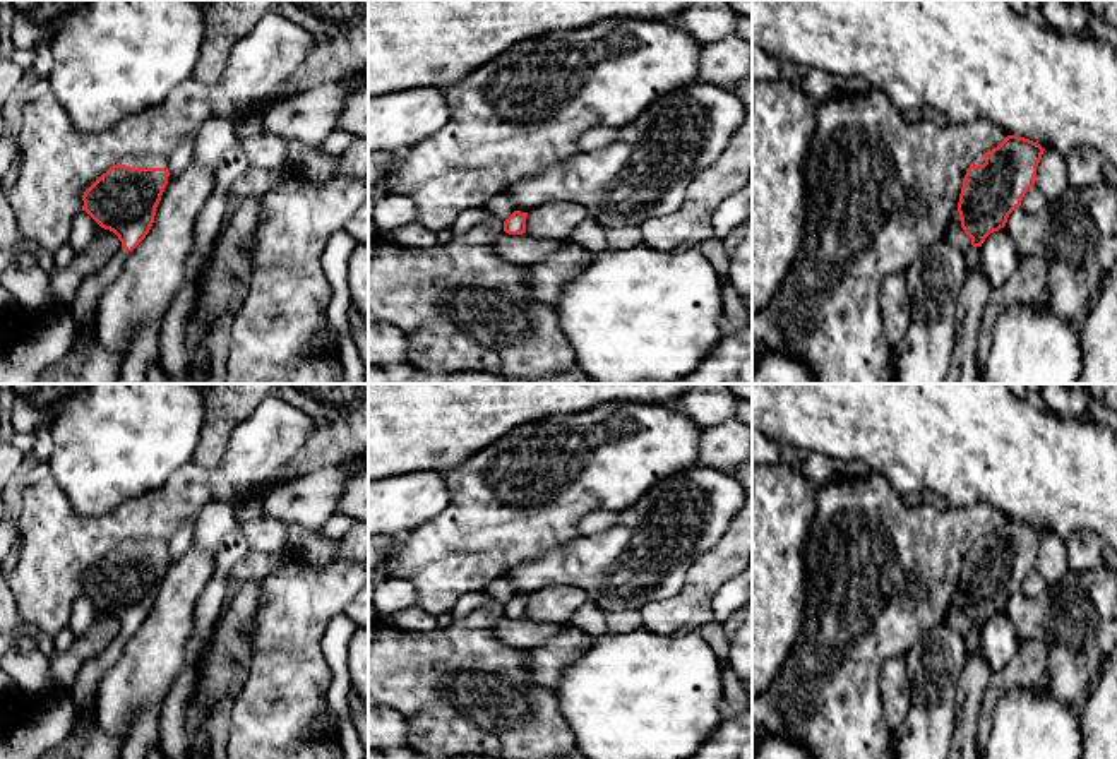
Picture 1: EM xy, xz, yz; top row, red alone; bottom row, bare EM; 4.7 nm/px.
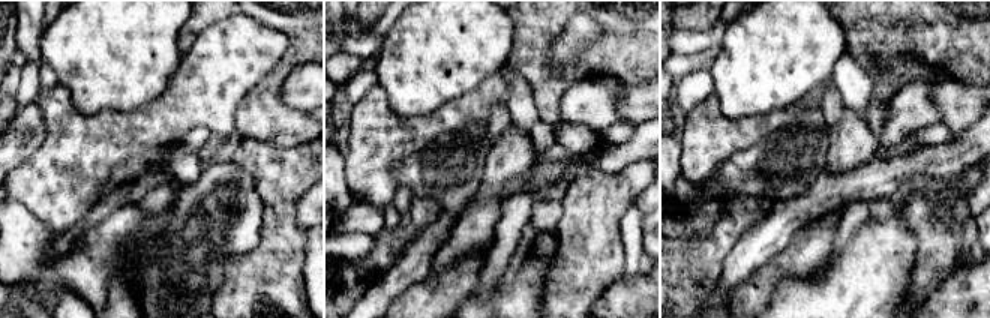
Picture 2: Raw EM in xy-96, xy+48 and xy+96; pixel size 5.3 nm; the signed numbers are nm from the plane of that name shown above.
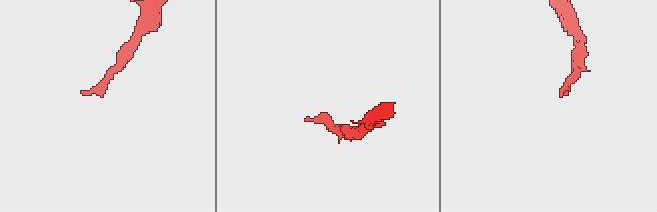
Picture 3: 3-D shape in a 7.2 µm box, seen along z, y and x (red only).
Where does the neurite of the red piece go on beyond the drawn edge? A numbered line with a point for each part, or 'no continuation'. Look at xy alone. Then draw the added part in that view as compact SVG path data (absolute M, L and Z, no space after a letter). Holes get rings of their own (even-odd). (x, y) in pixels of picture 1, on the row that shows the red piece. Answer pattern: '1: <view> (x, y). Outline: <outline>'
1: xy (144, 160). Outline: M128 154L118 161L130 168L168 168L168 158L163 154Z
2: xy (84, 304). Outline: M122 247L113 254L113 257L96 272L89 274L75 290L69 308L74 312L77 320L77 331L72 346L82 351L89 339L98 338L98 302L110 284L116 281L122 274L125 260L132 252Z

